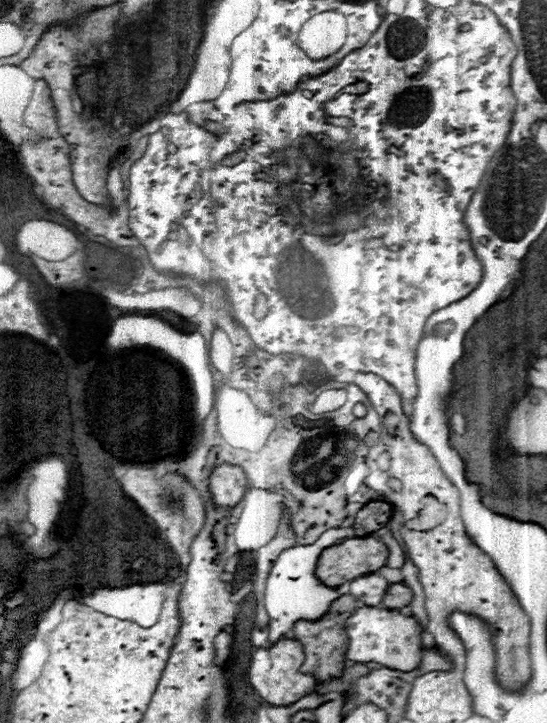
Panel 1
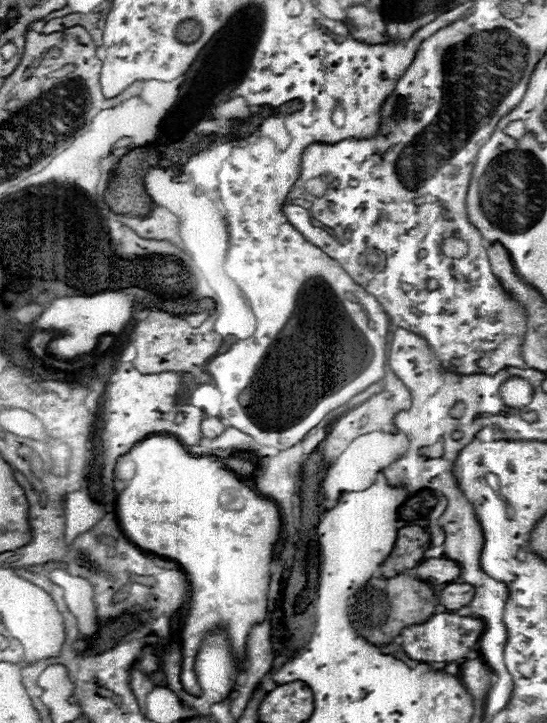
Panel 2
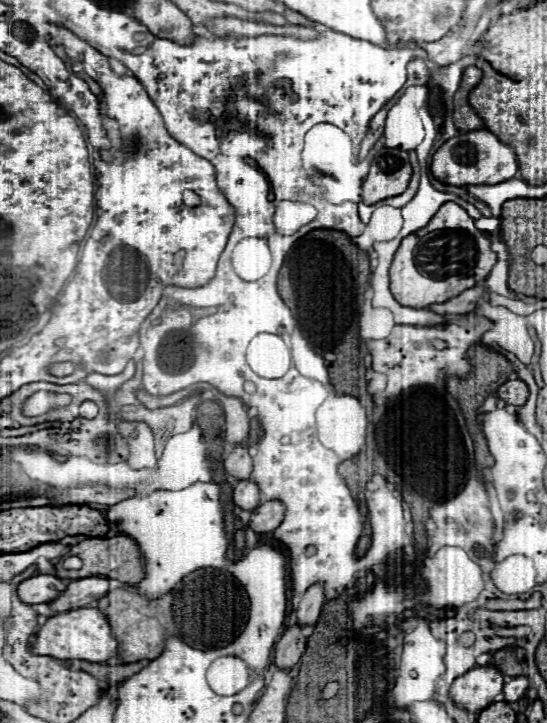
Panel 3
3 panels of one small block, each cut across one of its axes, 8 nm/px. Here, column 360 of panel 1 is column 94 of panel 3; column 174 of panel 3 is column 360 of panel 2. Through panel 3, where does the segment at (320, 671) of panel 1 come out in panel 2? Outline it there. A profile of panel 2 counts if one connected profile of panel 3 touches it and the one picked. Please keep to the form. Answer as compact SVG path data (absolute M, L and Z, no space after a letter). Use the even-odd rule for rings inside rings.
M398 574L394 578L384 578L384 576L374 576L370 578L352 598L350 598L350 620L354 630L370 644L382 646L394 642L396 636L406 626L412 624L422 624L428 620L438 606L438 596L434 588L428 582L418 580L416 576L408 574Z

